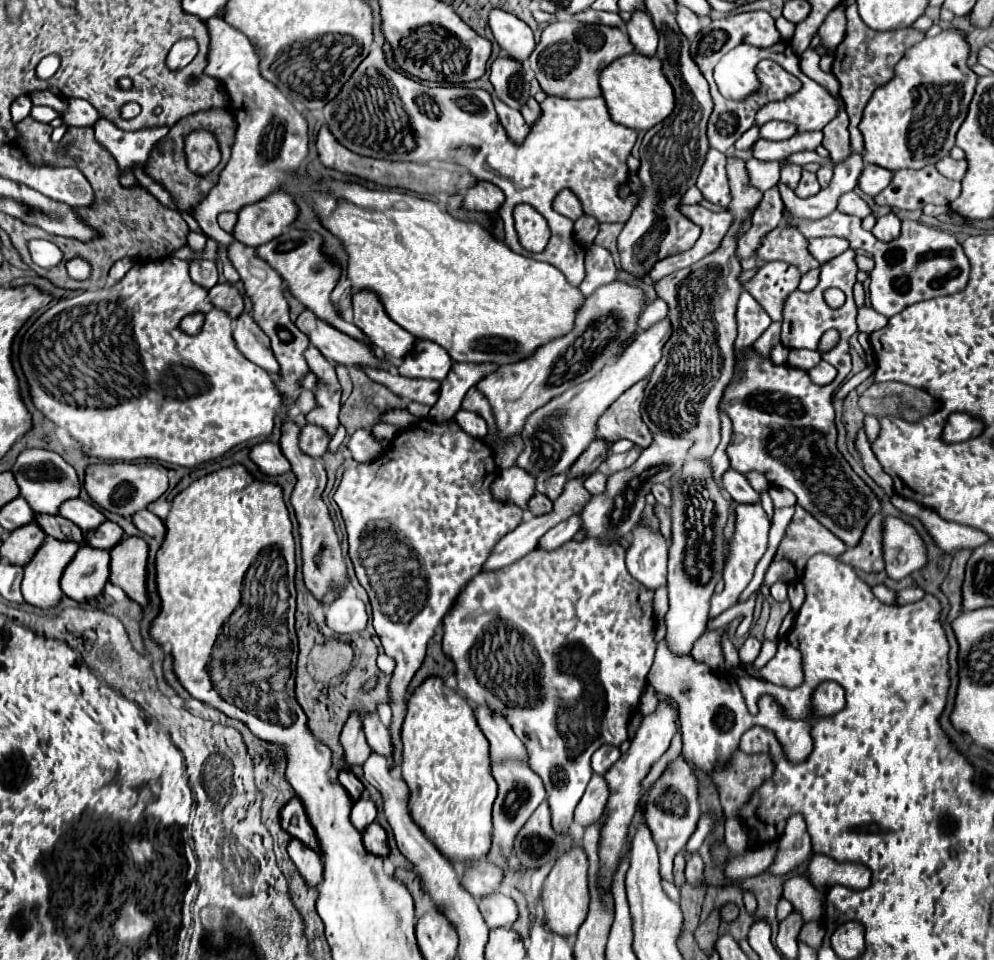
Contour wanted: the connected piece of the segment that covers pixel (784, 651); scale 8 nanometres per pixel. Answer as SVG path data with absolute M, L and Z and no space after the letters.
M787 640L779 642L779 652L763 668L755 668L755 664L749 664L749 666L743 666L743 670L751 676L757 676L761 680L781 684L787 688L795 688L799 686L799 682L803 682L801 654Z

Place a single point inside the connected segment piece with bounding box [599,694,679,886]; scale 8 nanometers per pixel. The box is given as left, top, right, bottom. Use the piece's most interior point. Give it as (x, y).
(656, 731)

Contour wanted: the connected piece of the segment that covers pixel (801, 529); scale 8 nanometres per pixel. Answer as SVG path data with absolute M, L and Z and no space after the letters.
M795 506L795 516L793 520L789 522L787 530L785 530L785 536L779 544L779 550L765 574L765 584L773 584L777 580L787 580L787 582L795 582L795 580L801 580L803 576L803 568L807 564L807 560L813 556L813 554L819 554L819 552L825 552L825 554L831 554L831 556L841 556L841 552L845 550L845 544L835 536L831 534L829 530L825 530L825 526L821 526L809 512L805 512L801 506Z

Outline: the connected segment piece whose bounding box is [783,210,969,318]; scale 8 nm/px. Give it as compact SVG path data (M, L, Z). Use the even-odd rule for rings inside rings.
M839 210L831 212L825 218L819 218L815 222L805 222L805 218L789 218L789 212L783 212L785 222L793 222L797 230L805 238L819 238L819 236L837 236L849 240L851 248L871 252L875 260L875 268L871 272L871 306L879 314L891 318L905 310L911 304L931 300L937 296L947 296L961 292L967 286L969 280L969 260L963 254L961 244L955 240L953 234L925 226L921 222L903 220L901 236L891 242L877 240L871 232L861 228L861 218L843 214Z

